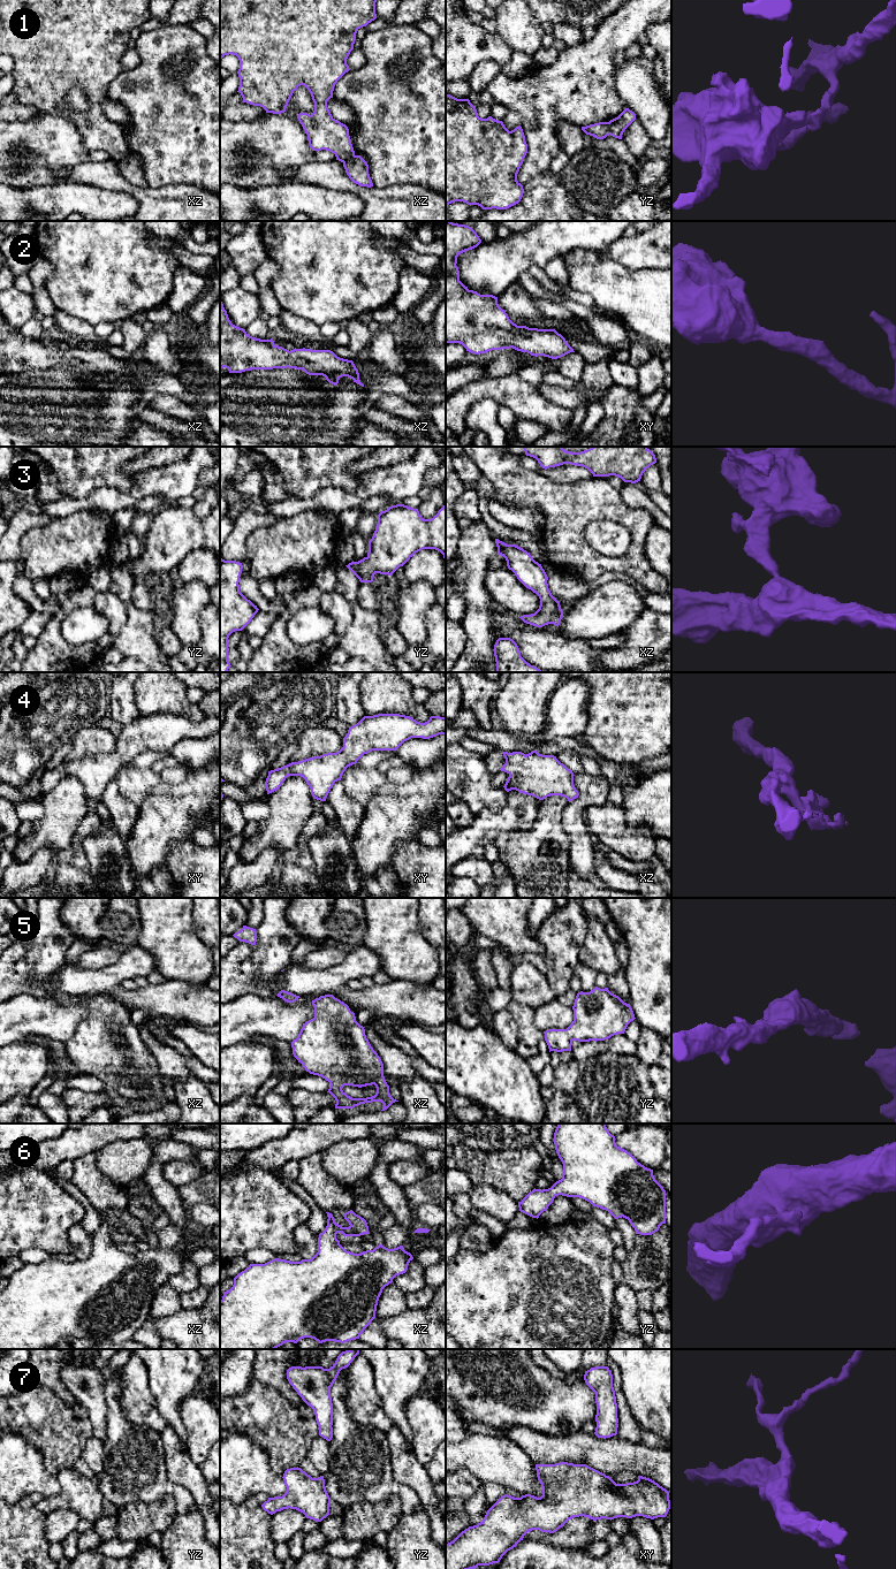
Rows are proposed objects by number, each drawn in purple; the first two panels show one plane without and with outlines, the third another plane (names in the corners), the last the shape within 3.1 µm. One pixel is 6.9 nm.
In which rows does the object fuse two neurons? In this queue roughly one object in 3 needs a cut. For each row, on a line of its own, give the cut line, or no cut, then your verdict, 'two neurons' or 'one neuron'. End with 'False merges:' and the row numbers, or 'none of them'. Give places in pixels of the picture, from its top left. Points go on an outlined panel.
1: cut in yz along (608, 122), (609, 134); two neurons
2: no cut; one neuron
3: no cut; one neuron
4: no cut; one neuron
5: no cut; one neuron
6: no cut; one neuron
7: no cut; one neuron
False merges: 1

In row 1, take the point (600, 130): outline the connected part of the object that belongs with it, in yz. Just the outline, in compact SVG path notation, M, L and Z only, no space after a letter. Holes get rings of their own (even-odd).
M599 122L582 127L582 130L590 136L595 137L597 139L603 139L609 136L609 122Z

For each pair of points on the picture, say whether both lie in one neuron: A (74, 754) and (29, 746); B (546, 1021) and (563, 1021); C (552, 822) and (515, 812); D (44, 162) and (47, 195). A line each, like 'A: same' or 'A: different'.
A: different
B: same
C: different
D: different

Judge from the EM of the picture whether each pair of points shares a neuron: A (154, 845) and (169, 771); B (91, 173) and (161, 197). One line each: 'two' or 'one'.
A: two
B: one

